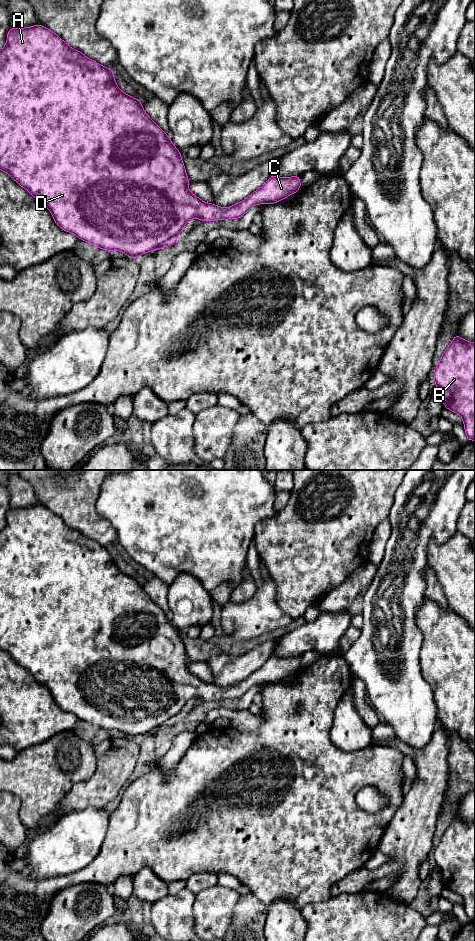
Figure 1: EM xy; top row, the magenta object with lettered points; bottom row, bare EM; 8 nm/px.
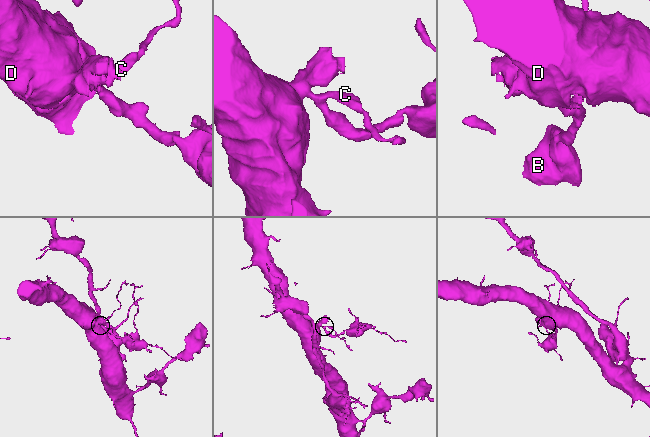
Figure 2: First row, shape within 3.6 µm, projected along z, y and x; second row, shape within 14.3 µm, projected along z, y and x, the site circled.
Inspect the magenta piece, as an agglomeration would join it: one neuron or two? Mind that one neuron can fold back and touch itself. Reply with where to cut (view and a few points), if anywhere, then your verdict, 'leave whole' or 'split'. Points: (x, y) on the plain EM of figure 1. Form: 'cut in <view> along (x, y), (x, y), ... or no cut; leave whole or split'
no cut; leave whole

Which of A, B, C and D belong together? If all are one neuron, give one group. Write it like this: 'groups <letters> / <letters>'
groups A B C D

